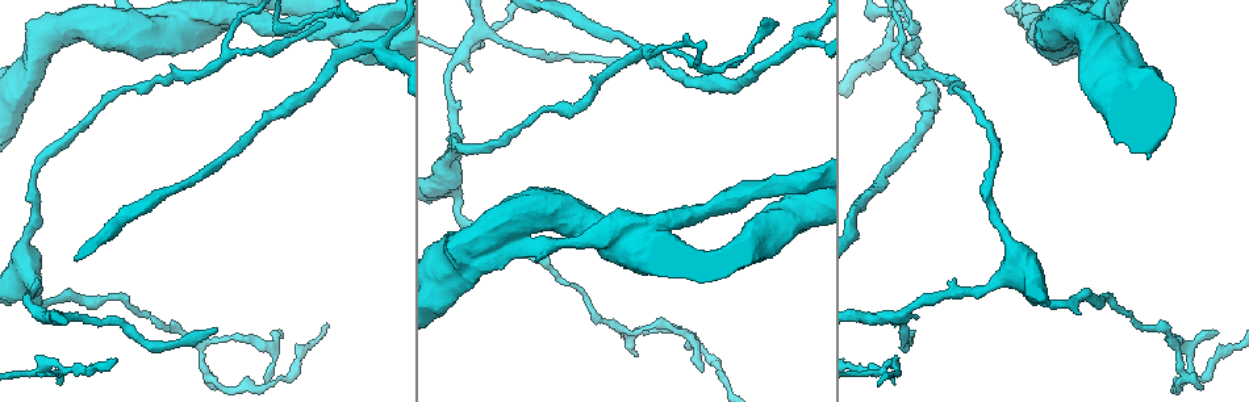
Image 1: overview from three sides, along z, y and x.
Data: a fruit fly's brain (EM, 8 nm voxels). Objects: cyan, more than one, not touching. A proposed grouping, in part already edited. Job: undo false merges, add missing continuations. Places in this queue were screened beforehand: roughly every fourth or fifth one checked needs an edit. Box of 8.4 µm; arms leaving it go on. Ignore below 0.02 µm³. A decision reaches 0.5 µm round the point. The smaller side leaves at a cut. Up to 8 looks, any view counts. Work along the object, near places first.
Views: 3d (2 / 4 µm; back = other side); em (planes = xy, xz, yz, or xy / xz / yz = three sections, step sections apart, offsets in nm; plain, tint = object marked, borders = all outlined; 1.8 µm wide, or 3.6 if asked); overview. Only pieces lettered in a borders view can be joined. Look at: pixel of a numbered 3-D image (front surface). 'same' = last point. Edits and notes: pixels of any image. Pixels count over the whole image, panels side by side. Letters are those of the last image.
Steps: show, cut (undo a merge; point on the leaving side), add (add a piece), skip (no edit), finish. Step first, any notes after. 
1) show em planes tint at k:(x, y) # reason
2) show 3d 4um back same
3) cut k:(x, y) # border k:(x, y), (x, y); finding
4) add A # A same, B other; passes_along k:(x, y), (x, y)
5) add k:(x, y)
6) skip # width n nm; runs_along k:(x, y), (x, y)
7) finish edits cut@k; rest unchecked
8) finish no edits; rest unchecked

show em planes borders at 1:(776, 24) # free end

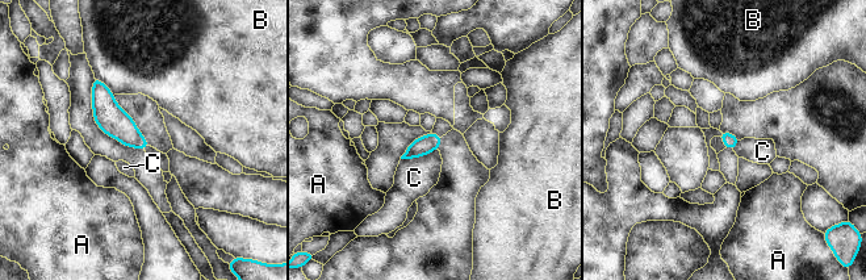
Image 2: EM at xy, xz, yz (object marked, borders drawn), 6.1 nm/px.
skip # longest_contact C 240 nm; A other, B other, C other; border 2:(436, 149), (419, 157), (401, 159); no lettered piece goes on from it

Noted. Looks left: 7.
show em planes borders at 1:(896, 56) # three arms meet

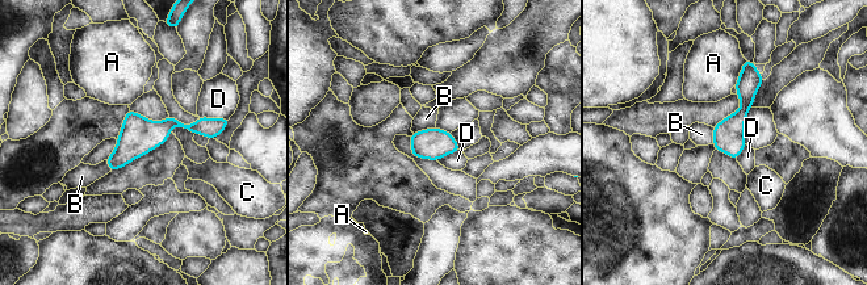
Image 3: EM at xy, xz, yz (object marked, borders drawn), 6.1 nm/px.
skip # width 190 nm; A other, B other, C other, D other; border 3:(199, 116), (229, 118); continuous, no second cell

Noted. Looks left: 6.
show 3d 4um at 1:(217, 330) # an open end

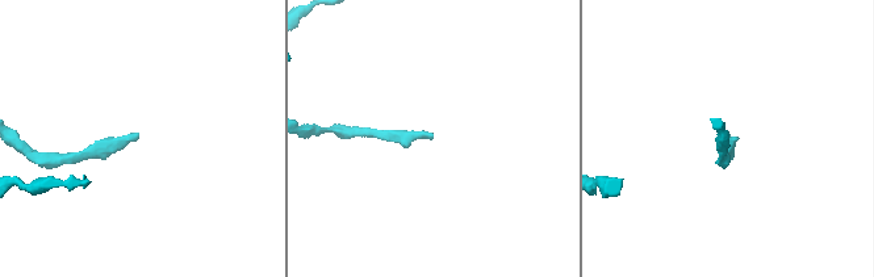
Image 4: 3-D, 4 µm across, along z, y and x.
show em xy step 4 tint at 4:(137, 133) # need the tissue

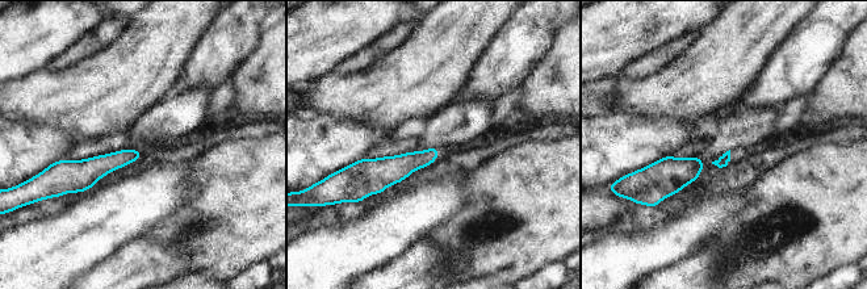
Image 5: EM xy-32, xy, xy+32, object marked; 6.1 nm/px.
show em xy step 4 borders same # see the neighbours

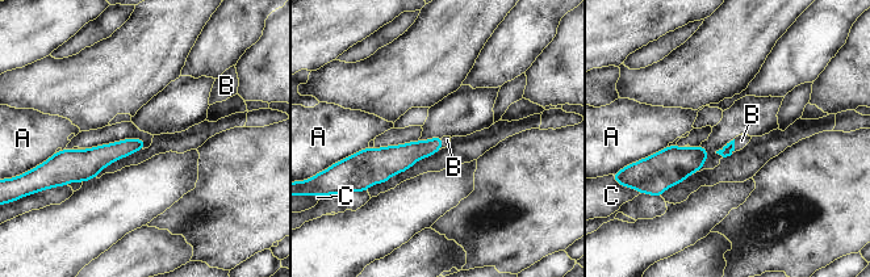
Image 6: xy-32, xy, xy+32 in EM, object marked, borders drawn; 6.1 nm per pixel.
add B # longest_contact A 180 nm; A other, B same, C other; the cell continues

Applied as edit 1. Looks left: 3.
finish edits add@6; rest unchecked

